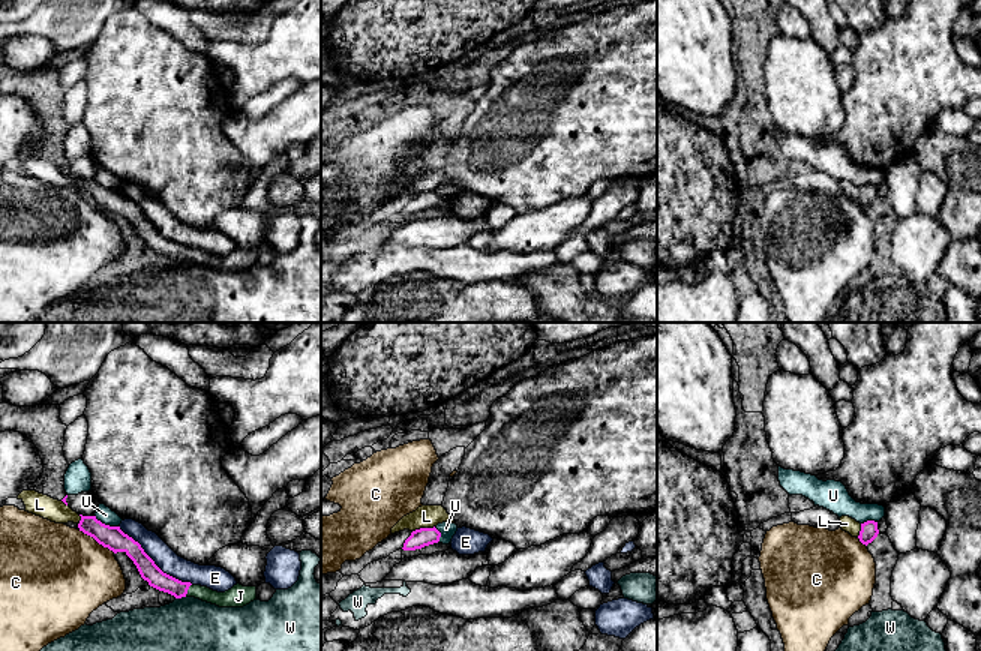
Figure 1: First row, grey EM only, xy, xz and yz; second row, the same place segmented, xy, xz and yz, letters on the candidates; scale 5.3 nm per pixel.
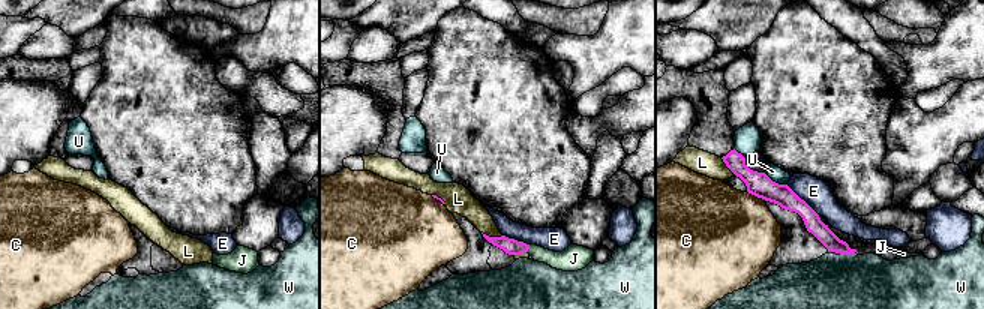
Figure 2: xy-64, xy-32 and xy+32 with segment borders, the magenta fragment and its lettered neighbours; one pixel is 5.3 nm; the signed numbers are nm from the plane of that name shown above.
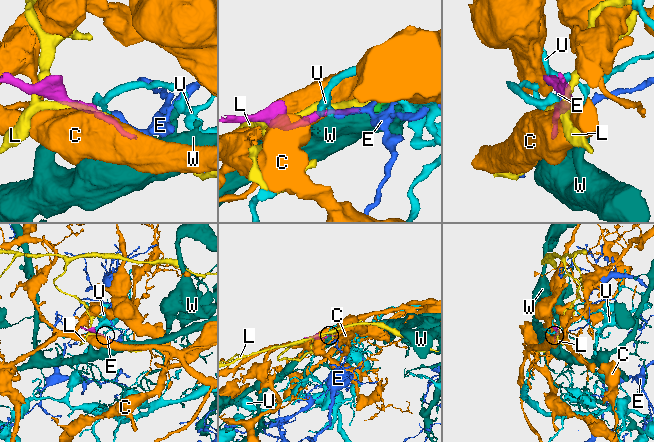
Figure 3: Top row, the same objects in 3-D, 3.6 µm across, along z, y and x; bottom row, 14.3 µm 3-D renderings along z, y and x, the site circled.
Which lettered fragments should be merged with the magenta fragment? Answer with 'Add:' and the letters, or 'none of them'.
Add: J

